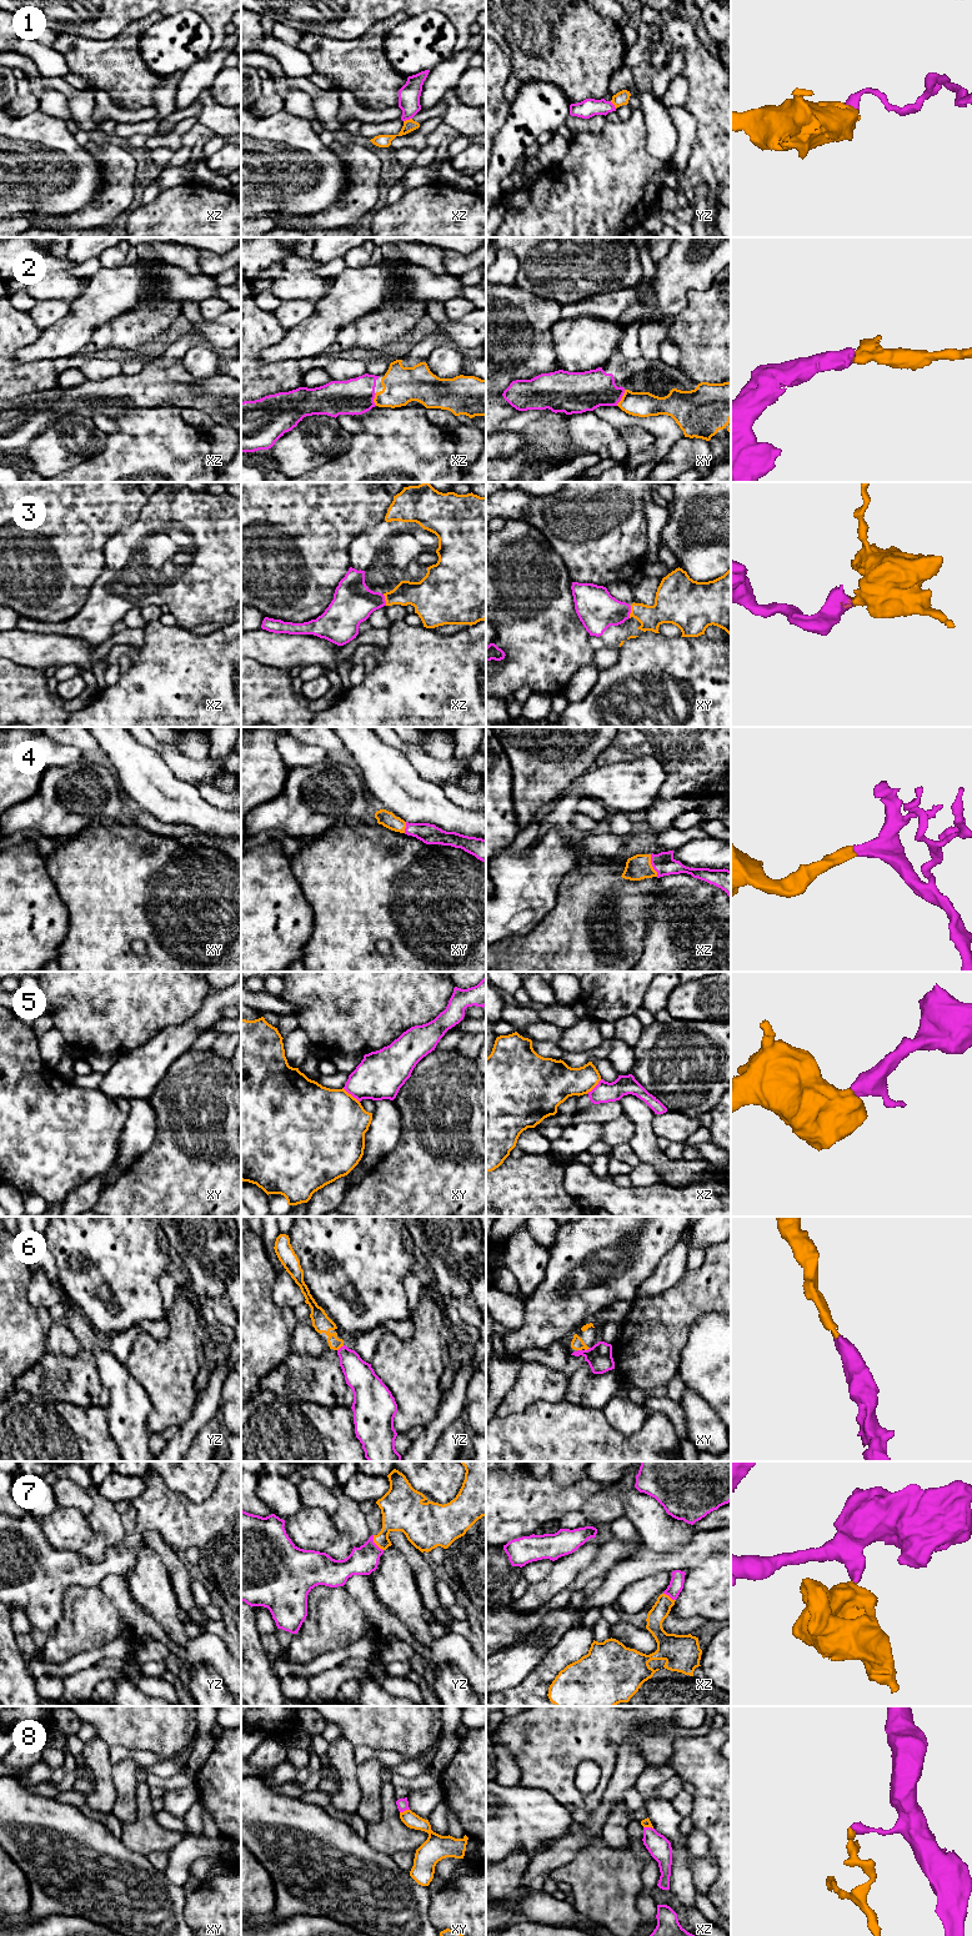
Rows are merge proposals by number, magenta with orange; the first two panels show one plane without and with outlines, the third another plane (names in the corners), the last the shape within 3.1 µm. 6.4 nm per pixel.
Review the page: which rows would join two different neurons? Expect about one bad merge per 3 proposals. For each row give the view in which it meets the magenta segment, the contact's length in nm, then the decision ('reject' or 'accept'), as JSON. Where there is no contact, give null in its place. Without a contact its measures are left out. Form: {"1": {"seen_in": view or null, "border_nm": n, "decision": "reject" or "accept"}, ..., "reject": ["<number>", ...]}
{"1": {"seen_in": "xz", "border_nm": 60, "decision": "reject"}, "2": {"seen_in": "xy", "border_nm": 120, "decision": "accept"}, "3": {"seen_in": "xy", "border_nm": 80, "decision": "accept"}, "4": {"seen_in": "xz", "border_nm": 150, "decision": "accept"}, "5": {"seen_in": "xy", "border_nm": 140, "decision": "reject"}, "6": {"seen_in": "yz", "border_nm": 60, "decision": "accept"}, "7": {"seen_in": "yz", "border_nm": 120, "decision": "accept"}, "8": {"seen_in": "xy", "border_nm": 70, "decision": "reject"}, "reject": ["1", "5", "8"]}

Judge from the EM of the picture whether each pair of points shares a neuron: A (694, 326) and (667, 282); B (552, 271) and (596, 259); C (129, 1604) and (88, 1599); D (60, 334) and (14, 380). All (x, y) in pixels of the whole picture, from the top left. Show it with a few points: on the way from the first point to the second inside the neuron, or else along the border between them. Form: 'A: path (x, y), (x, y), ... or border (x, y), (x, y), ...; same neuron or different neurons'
A: border (705, 290), (691, 290), (687, 305), (674, 317); different neurons
B: path (564, 260), (585, 259); same neuron
C: border (98, 1586), (116, 1608), (120, 1623), (125, 1628); different neurons
D: border (13, 355), (16, 361), (21, 362), (53, 361); different neurons

